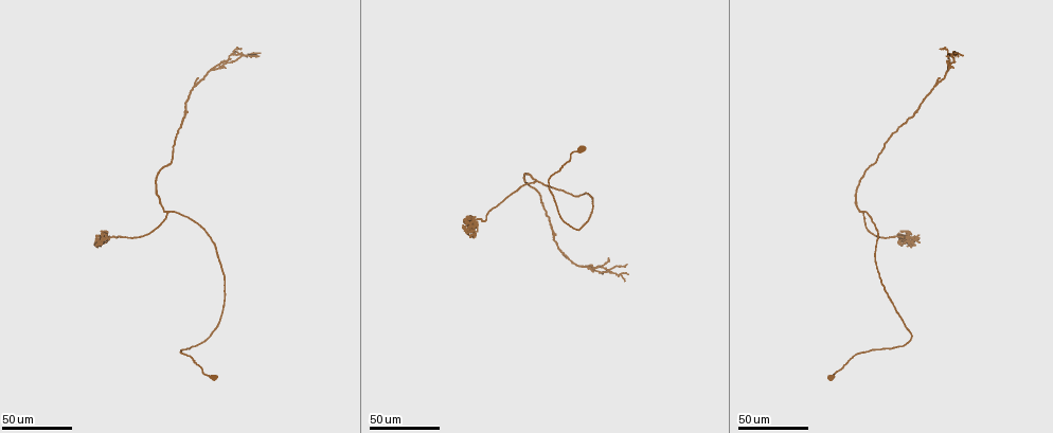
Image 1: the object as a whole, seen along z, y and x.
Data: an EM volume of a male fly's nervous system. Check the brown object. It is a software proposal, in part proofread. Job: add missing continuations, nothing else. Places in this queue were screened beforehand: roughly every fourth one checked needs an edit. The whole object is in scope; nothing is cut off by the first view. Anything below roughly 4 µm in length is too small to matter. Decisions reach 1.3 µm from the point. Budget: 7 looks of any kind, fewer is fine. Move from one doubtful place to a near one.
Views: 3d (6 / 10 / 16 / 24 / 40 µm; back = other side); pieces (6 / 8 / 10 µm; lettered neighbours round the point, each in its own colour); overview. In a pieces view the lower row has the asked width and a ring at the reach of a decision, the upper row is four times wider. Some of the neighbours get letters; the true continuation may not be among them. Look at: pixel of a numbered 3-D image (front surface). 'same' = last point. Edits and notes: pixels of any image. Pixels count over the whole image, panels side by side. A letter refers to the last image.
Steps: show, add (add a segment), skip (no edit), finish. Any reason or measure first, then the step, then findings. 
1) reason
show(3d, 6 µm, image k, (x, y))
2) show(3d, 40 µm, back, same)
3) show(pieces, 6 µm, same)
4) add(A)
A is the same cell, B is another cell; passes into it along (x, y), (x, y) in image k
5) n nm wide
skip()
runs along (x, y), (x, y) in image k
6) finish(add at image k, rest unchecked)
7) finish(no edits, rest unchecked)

an open end
show(3d, 40 µm, image 1, (625, 265))

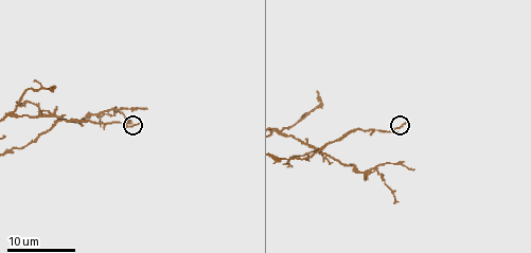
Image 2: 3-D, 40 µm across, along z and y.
show(pieces, 10 µm, image 2, (405, 122))

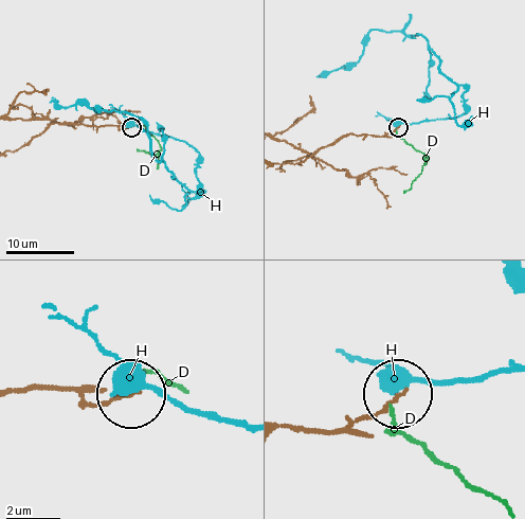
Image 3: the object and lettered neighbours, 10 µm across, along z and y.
skip()
D and H are other cells; runs along (296, 163), (342, 137), (381, 136), (396, 128) in image 3; none of them fits

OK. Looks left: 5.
free end
show(3d, 40 µm, image 1, (593, 266))

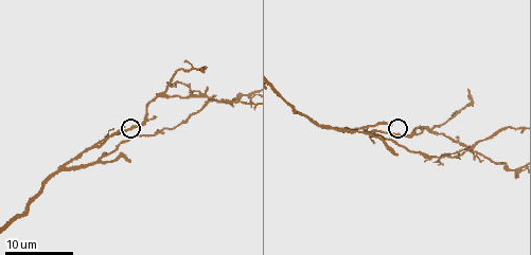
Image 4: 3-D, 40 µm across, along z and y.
show(pieces, 8 µm, image 4, (125, 125))

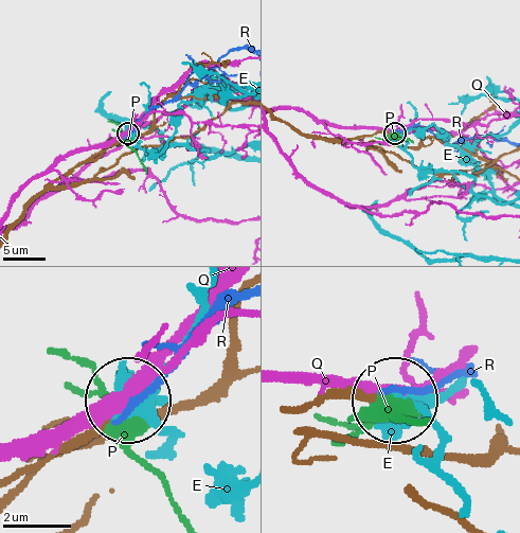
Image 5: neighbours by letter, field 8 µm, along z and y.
skip()
E, P, Q and R are other cells; runs along (20, 477), (88, 437), (120, 406) in image 5; no lettered segment goes on from it

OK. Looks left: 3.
an open end
show(3d, 24 µm, image 4, (130, 161))

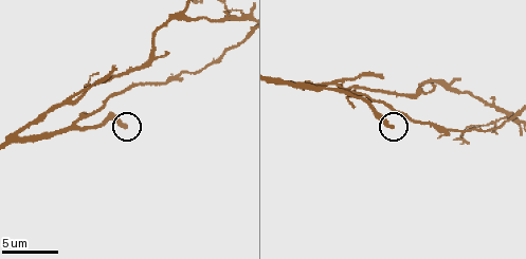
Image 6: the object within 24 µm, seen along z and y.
show(pieces, 8 µm, image 6, (123, 126))

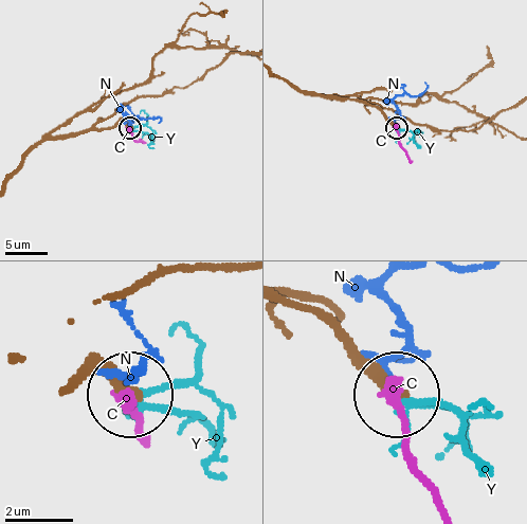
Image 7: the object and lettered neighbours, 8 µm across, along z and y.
add(Y)
Y is the same cell, C and N are other cells; passes into it along (75, 383), (202, 392), (220, 474) in image 7; it goes on there

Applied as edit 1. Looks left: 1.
finish(add at image 7, rest unchecked)

